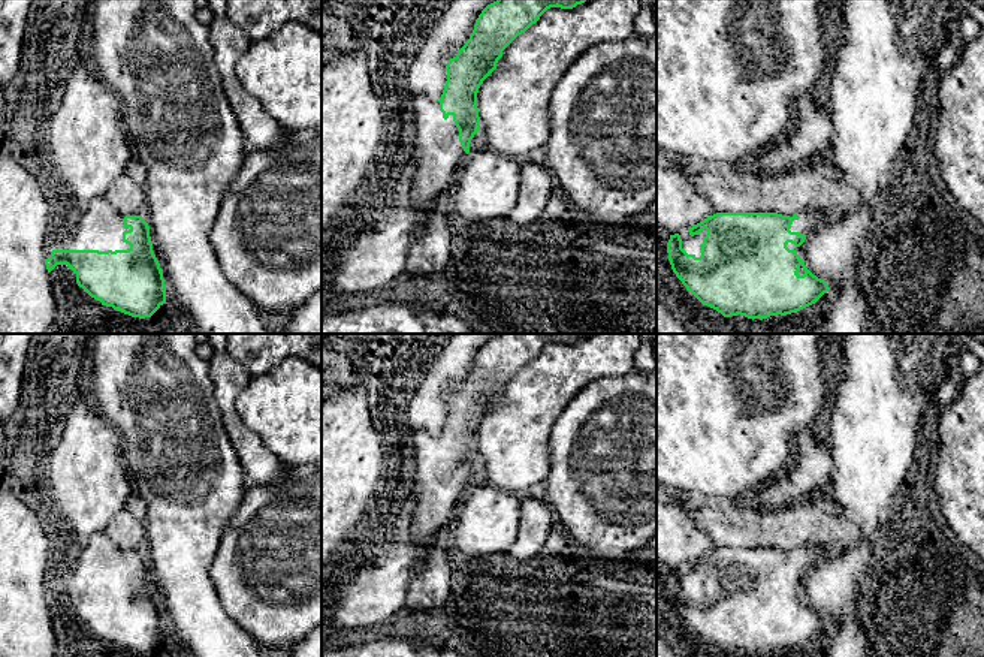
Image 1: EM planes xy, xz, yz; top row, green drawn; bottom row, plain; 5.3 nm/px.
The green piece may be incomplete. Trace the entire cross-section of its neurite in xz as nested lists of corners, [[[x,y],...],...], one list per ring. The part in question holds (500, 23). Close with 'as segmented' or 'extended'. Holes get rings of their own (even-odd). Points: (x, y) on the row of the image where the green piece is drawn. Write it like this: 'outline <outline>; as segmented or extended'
outline [[[496,0],[488,4],[476,19],[470,39],[449,60],[447,81],[435,102],[426,96],[413,96],[417,135],[413,153],[410,195],[413,207],[422,216],[434,208],[435,199],[453,184],[462,162],[470,153],[471,139],[480,132],[477,93],[483,81],[496,69],[502,51],[525,33],[550,7],[573,9],[586,0]]]; extended

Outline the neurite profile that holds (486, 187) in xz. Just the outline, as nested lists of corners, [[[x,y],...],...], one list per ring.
[[[482,150],[468,153],[455,178],[453,211],[468,221],[496,221],[507,219],[519,198],[522,160]]]

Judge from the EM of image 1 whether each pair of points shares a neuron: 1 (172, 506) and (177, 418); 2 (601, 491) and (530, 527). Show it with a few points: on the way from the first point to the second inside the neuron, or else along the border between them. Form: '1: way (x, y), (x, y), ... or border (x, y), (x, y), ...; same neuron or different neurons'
1: way (177, 484), (177, 440); same neuron
2: border (546, 502), (551, 506); different neurons

